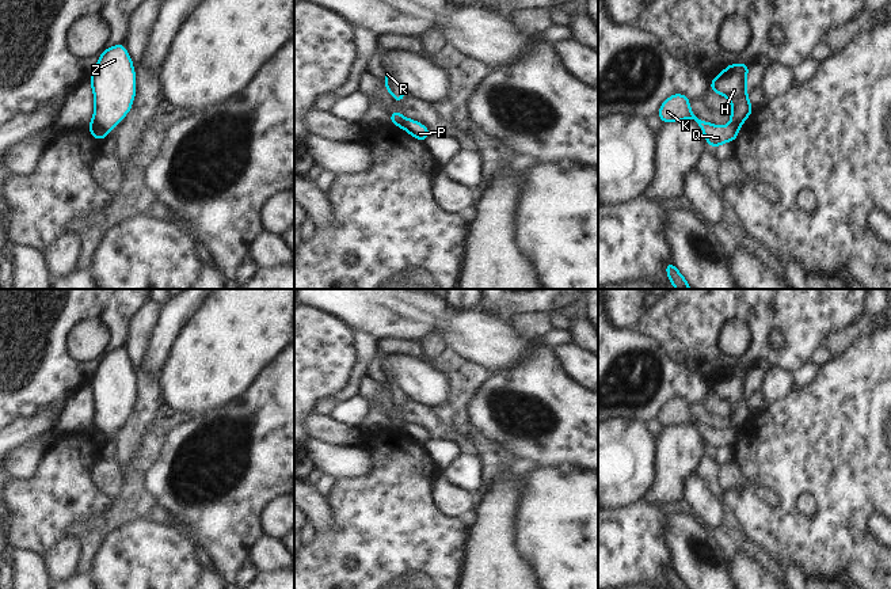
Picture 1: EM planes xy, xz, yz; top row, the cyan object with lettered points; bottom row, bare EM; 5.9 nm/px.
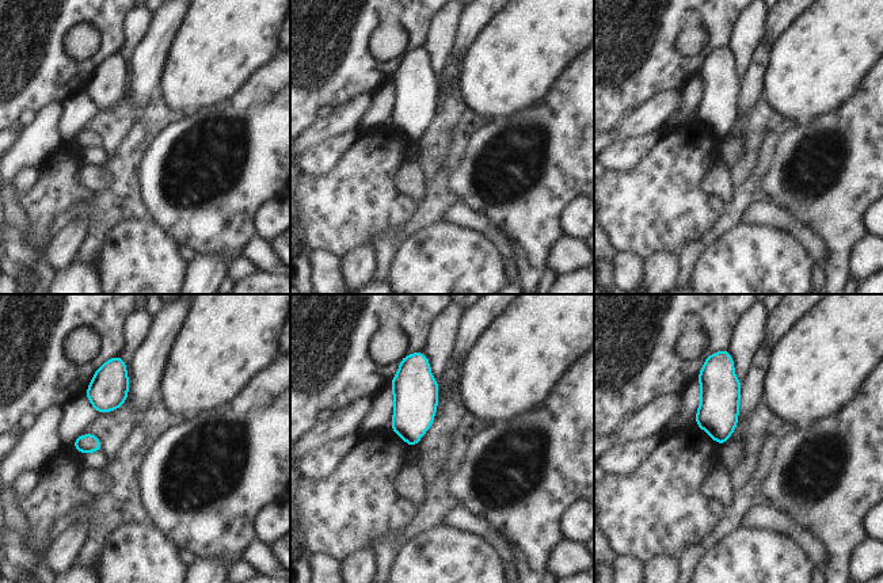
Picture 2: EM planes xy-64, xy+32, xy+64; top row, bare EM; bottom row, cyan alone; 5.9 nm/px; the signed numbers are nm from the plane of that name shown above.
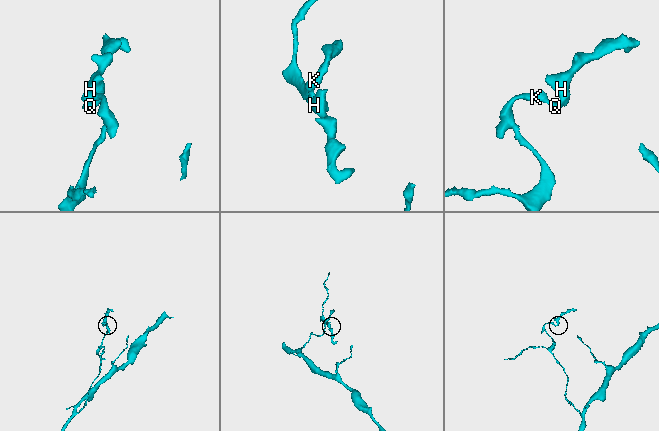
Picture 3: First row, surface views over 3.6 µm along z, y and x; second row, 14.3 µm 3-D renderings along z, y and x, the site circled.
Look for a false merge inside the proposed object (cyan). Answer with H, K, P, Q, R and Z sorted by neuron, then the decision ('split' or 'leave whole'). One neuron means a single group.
H P Z / K Q R | split

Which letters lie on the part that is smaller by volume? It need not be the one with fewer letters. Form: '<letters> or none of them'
H, P, Z

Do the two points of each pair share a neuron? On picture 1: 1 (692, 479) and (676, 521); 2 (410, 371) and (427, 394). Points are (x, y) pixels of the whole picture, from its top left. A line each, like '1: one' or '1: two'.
1: two
2: one

